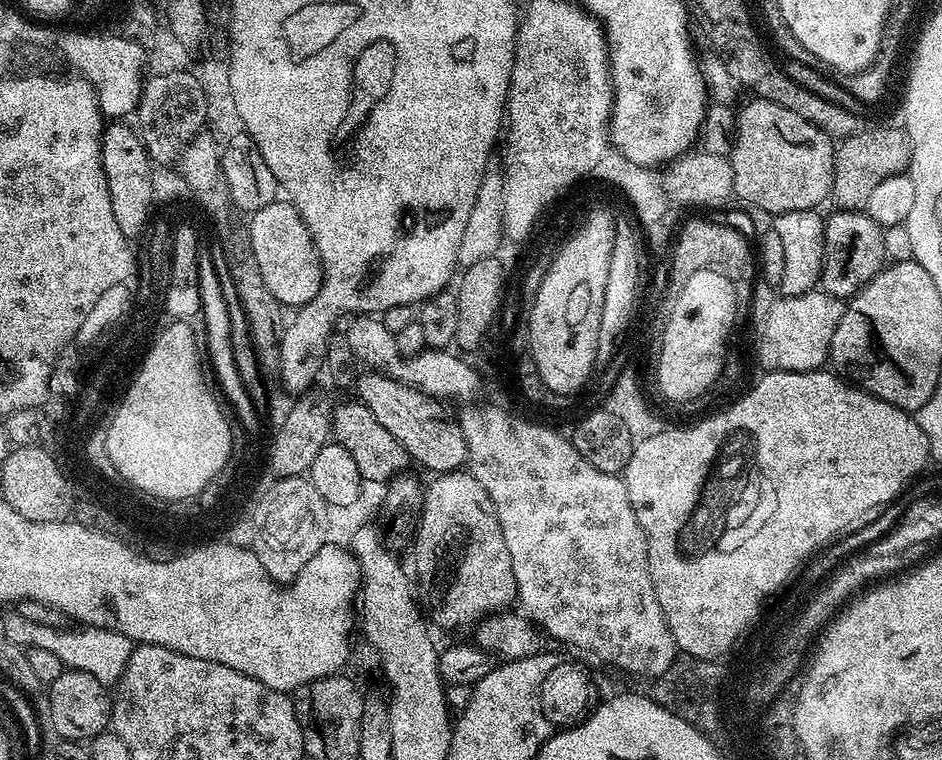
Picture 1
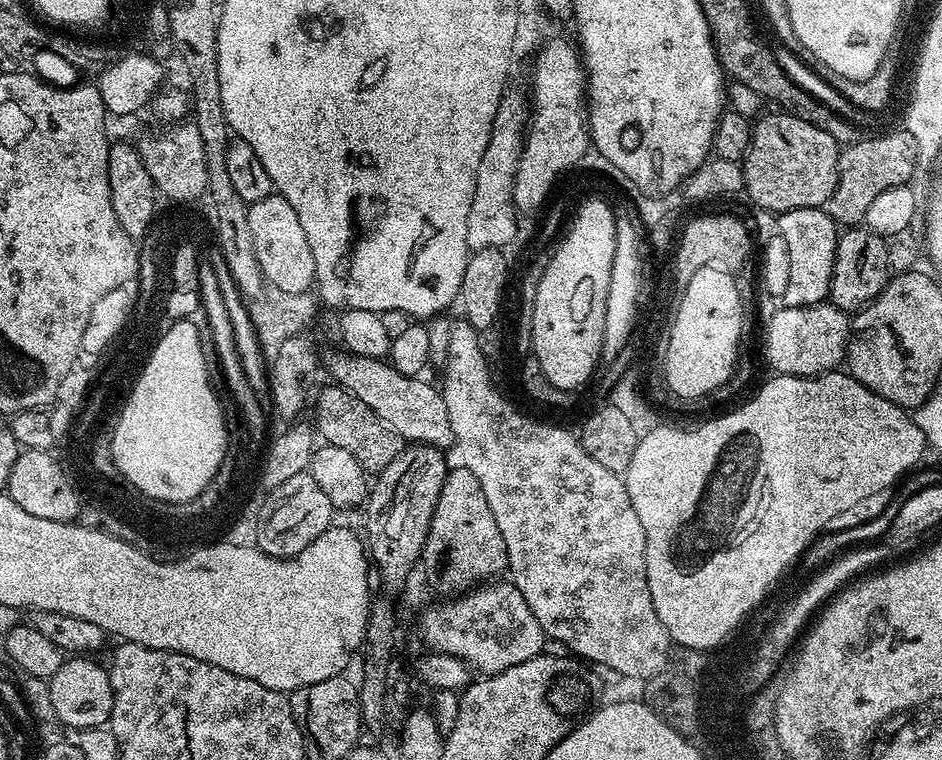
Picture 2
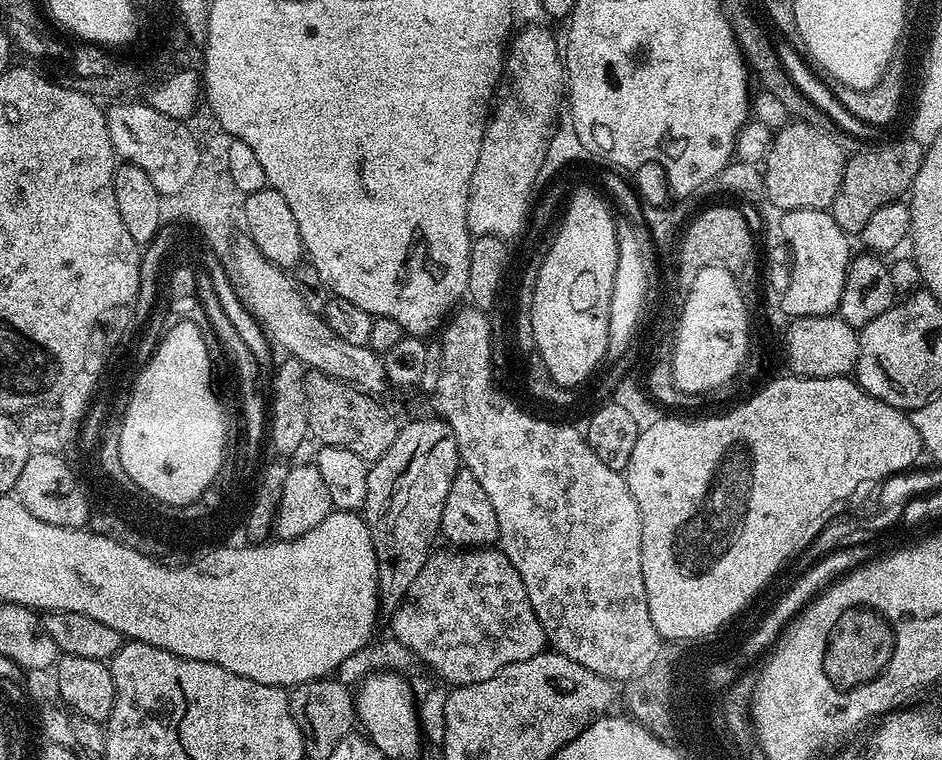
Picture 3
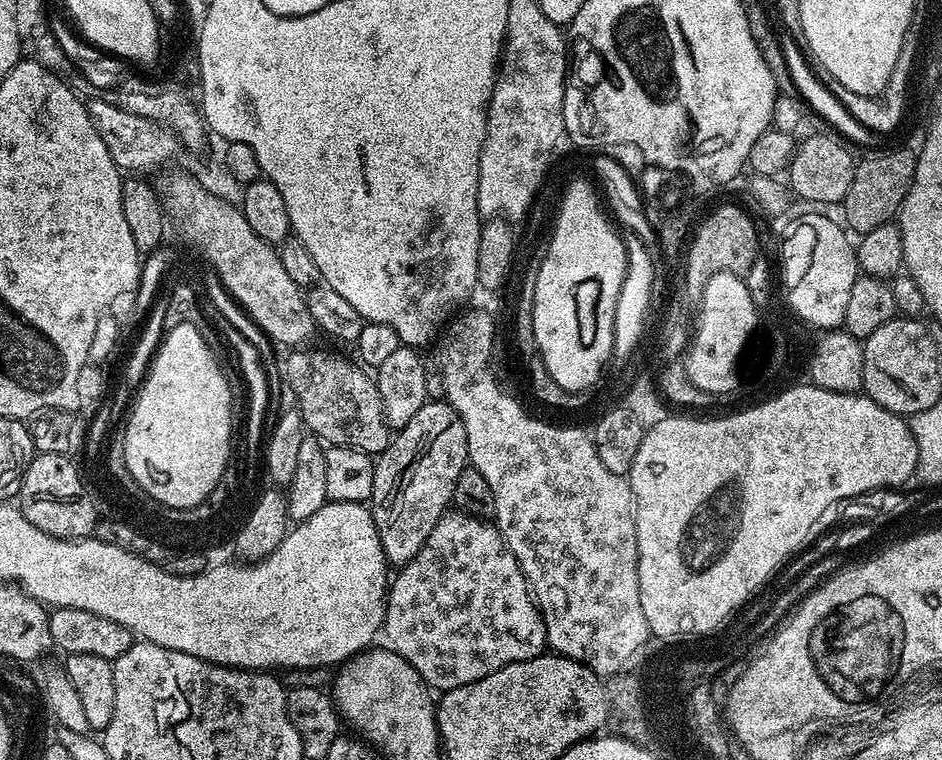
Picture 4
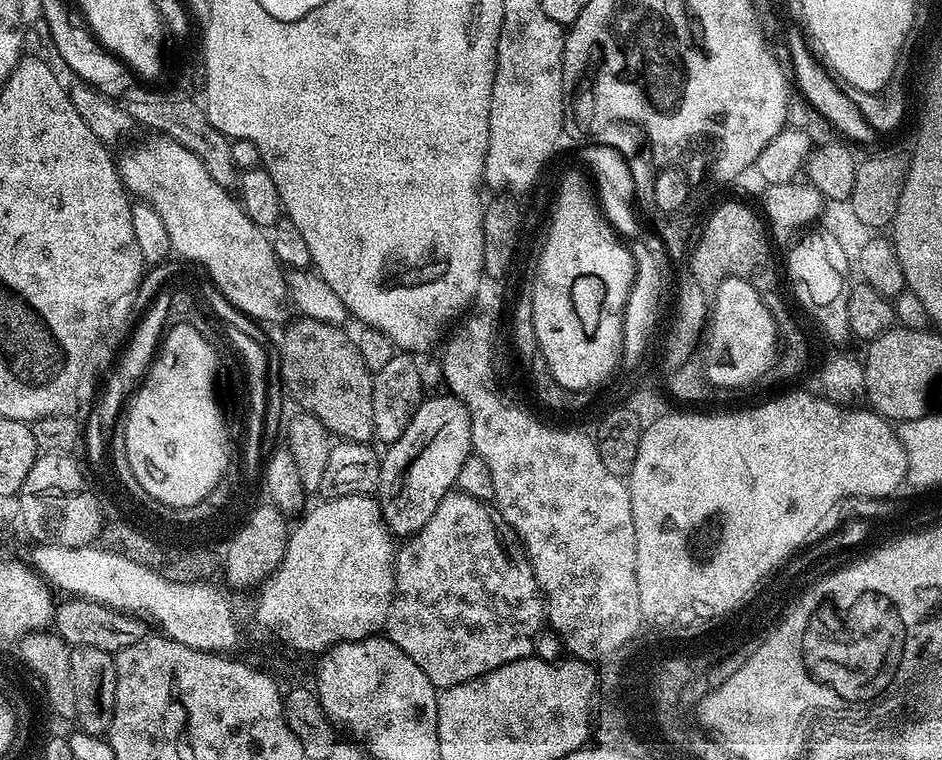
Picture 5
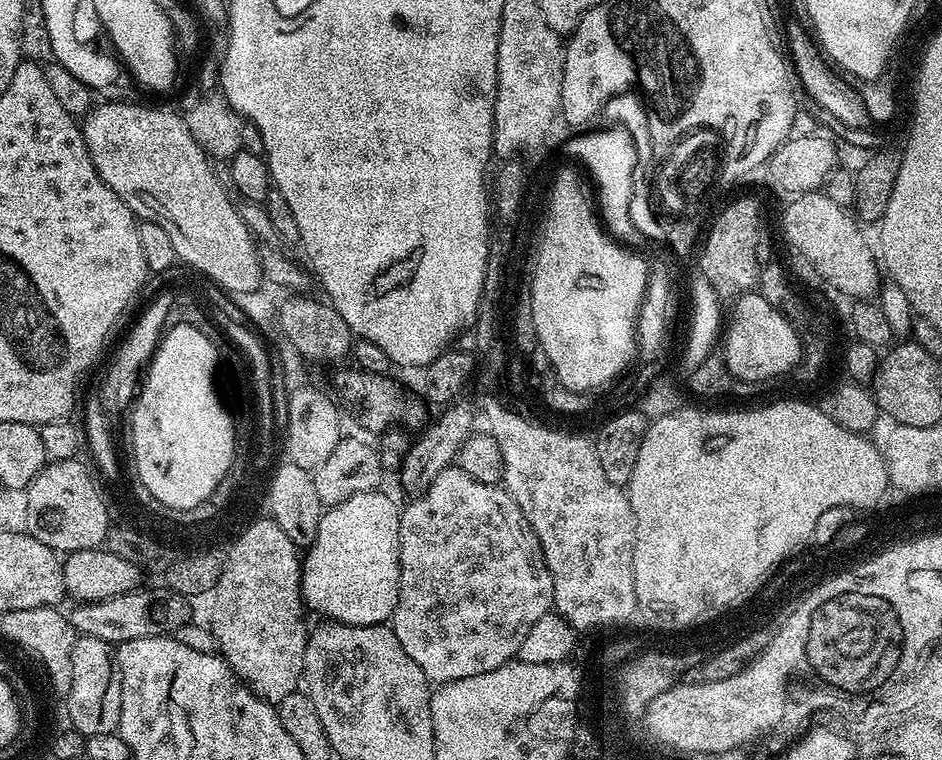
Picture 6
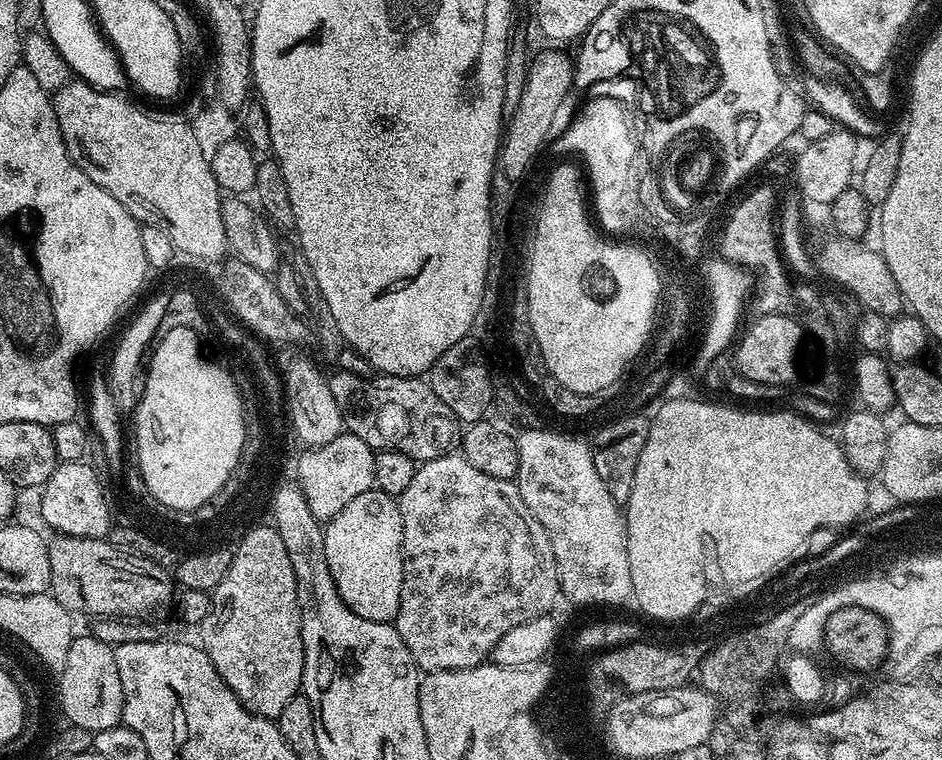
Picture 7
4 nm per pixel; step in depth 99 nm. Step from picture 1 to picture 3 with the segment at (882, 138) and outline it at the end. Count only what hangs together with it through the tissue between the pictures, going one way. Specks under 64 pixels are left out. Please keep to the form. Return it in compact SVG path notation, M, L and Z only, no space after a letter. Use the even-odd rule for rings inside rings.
M919 139L892 140L889 144L873 143L873 148L856 152L844 162L842 186L831 206L832 217L849 234L860 234L870 218L887 204L897 203L911 189L924 161L925 145Z

